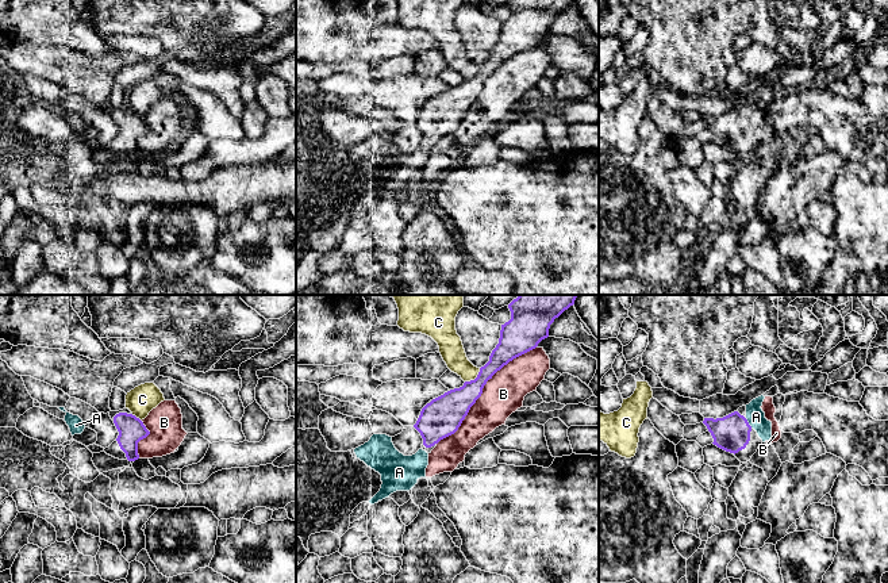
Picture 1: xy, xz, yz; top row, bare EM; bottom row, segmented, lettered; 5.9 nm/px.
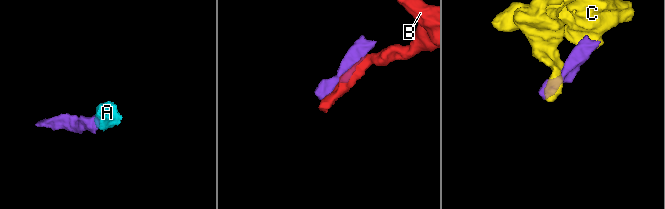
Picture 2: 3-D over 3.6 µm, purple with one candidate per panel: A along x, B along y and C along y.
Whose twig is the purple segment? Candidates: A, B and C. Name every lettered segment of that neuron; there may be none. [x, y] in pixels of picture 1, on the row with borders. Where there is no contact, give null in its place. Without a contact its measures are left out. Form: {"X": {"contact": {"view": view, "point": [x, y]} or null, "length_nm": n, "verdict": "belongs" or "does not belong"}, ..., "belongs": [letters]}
{"A": {"contact": {"view": "yz", "point": [748, 424]}, "length_nm": 80, "verdict": "belongs"}, "B": {"contact": {"view": "xz", "point": [481, 391]}, "length_nm": 850, "verdict": "does not belong"}, "C": {"contact": {"view": "xz", "point": [476, 378]}, "length_nm": 130, "verdict": "does not belong"}, "belongs": ["A"]}

